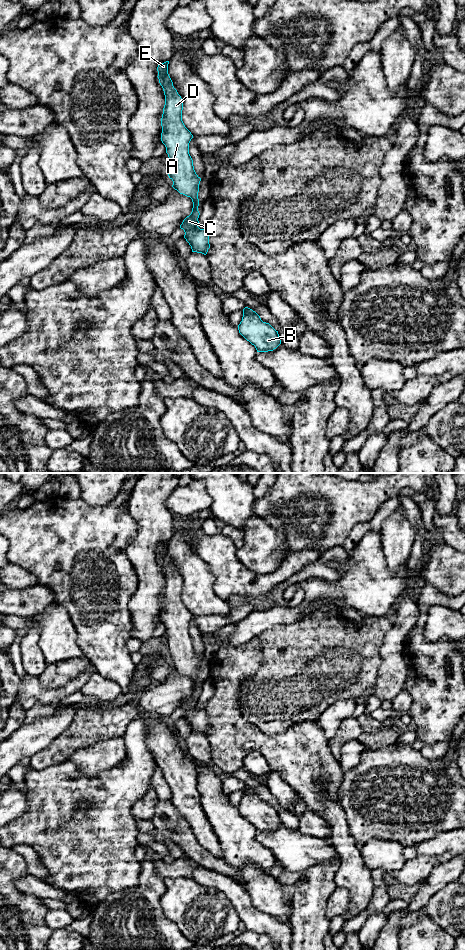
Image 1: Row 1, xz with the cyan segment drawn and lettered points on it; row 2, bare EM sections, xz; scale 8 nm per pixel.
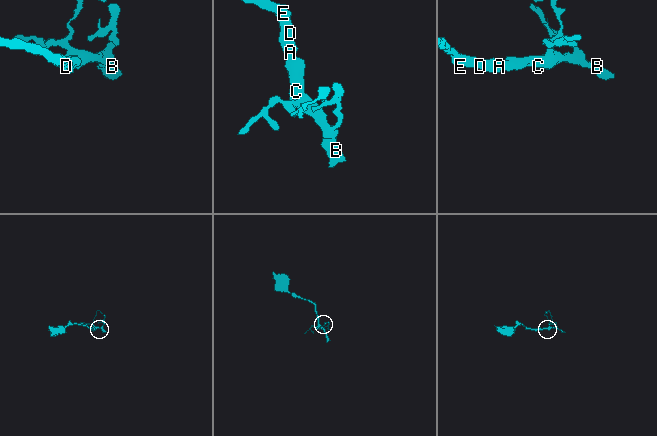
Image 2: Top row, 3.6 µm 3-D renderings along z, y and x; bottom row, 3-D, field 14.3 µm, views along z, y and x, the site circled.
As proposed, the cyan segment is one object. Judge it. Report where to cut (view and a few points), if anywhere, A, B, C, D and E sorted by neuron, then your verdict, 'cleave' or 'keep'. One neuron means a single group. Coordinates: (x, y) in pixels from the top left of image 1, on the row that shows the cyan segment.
no cut | A B C D E | keep

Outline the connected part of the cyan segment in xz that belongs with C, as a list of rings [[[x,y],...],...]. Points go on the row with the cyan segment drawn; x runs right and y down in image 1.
[[[166,61],[157,67],[157,77],[165,95],[161,141],[169,157],[166,173],[173,181],[172,187],[180,194],[190,197],[193,202],[191,214],[180,225],[185,232],[184,238],[191,246],[192,252],[206,255],[210,248],[209,236],[205,229],[198,227],[198,192],[201,178],[196,174],[189,154],[189,143],[193,135],[182,121],[183,100],[173,86],[168,74],[168,64],[169,61]]]

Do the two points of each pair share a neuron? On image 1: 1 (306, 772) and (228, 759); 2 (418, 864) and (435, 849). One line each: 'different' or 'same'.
1: same
2: different

